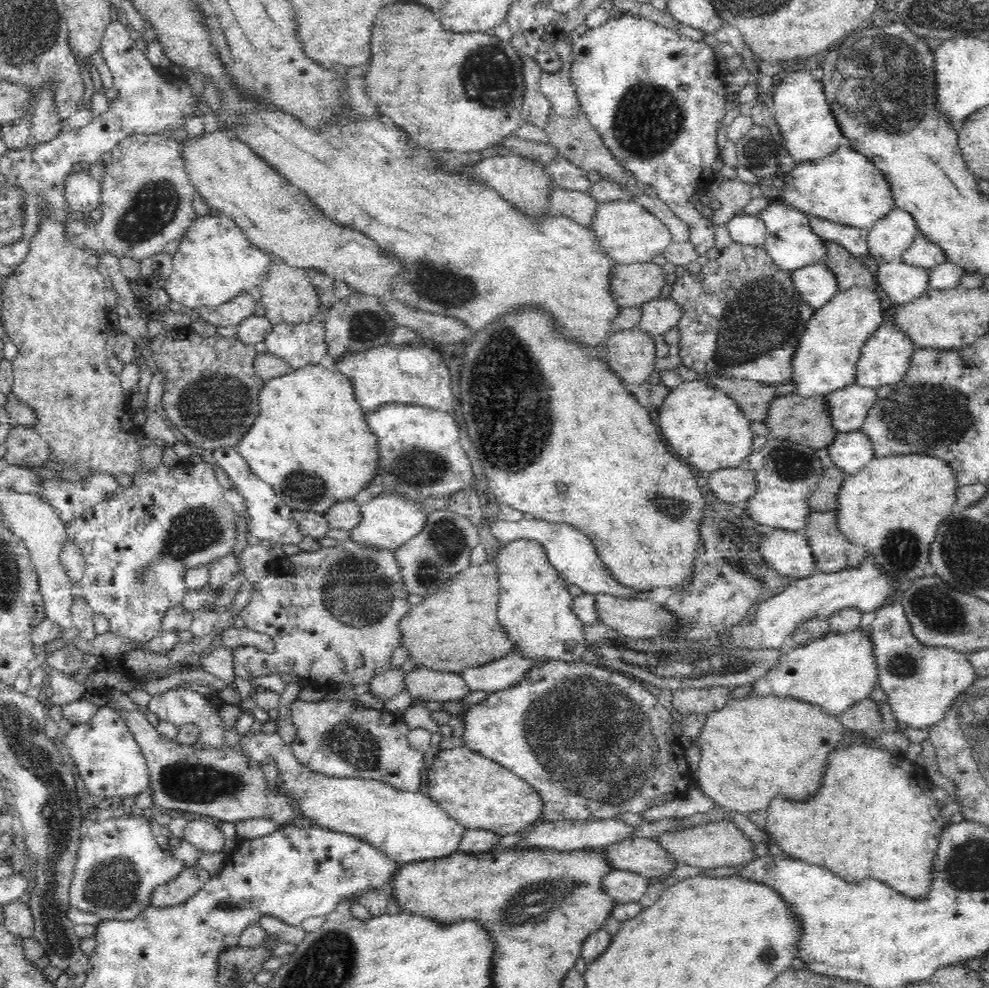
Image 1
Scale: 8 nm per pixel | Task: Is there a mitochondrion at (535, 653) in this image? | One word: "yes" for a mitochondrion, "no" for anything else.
no

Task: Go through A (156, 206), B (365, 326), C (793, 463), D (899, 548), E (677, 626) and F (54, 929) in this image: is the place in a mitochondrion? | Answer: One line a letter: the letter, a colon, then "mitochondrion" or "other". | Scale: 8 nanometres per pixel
A: mitochondrion
B: mitochondrion
C: mitochondrion
D: mitochondrion
E: other
F: mitochondrion

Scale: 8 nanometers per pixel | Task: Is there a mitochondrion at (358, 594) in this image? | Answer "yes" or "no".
yes

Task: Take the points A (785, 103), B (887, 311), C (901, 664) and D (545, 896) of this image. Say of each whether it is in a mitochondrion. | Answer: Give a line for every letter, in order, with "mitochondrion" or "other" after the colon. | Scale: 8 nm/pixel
A: other
B: other
C: mitochondrion
D: mitochondrion

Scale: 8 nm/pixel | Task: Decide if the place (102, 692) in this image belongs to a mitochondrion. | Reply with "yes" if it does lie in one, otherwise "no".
no

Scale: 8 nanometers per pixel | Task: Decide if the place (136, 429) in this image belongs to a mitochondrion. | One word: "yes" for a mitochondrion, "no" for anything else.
no

